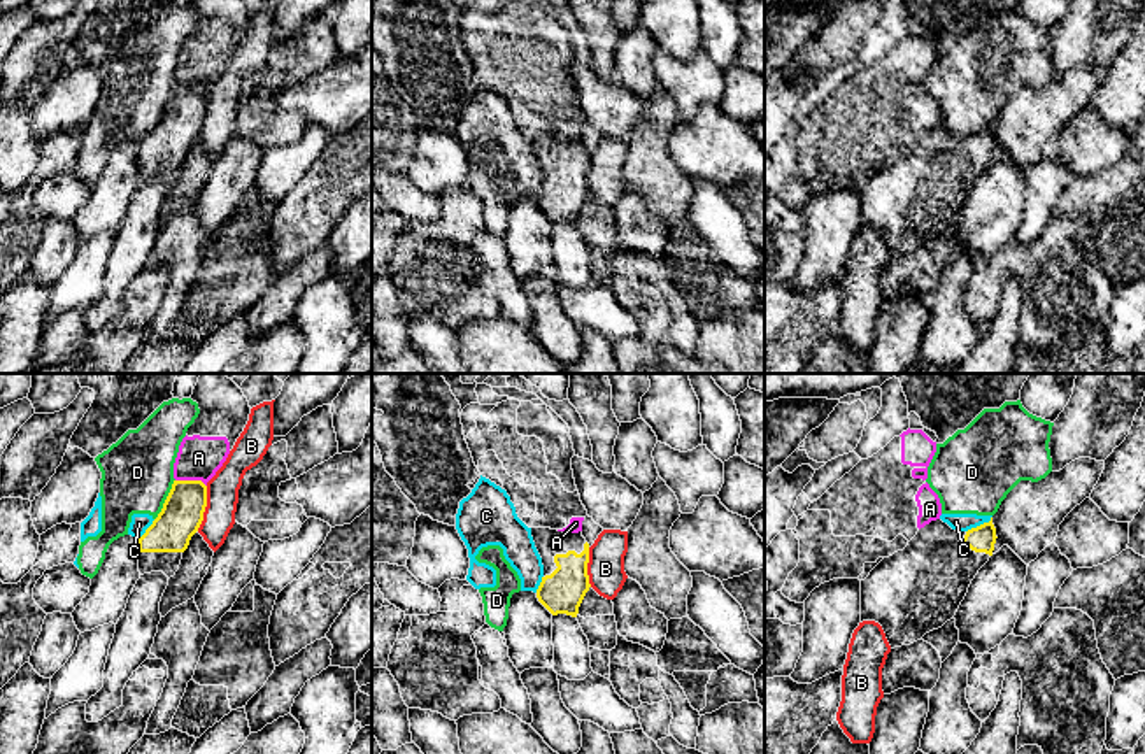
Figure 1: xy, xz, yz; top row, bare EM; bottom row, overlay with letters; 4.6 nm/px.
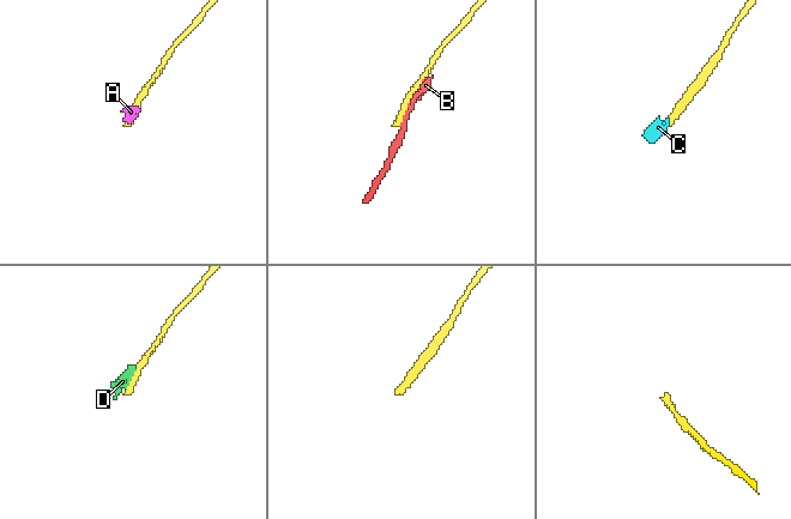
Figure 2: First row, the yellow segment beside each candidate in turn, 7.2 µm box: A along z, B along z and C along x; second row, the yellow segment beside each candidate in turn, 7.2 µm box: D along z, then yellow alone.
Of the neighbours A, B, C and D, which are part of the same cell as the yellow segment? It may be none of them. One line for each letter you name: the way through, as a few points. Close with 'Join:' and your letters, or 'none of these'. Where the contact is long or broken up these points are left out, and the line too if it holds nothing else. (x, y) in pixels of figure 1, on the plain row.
Join: none of these

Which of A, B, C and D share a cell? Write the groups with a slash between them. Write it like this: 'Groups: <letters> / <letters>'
Groups: A / B / C D

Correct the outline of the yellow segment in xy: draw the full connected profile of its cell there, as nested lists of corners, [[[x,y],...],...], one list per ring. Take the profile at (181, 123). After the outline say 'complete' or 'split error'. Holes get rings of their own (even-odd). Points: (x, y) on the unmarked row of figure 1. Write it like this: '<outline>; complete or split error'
[[[174,88],[161,119],[139,144],[139,179],[163,179],[168,186],[179,177],[182,160],[198,139],[207,114],[202,88]]]; split error

